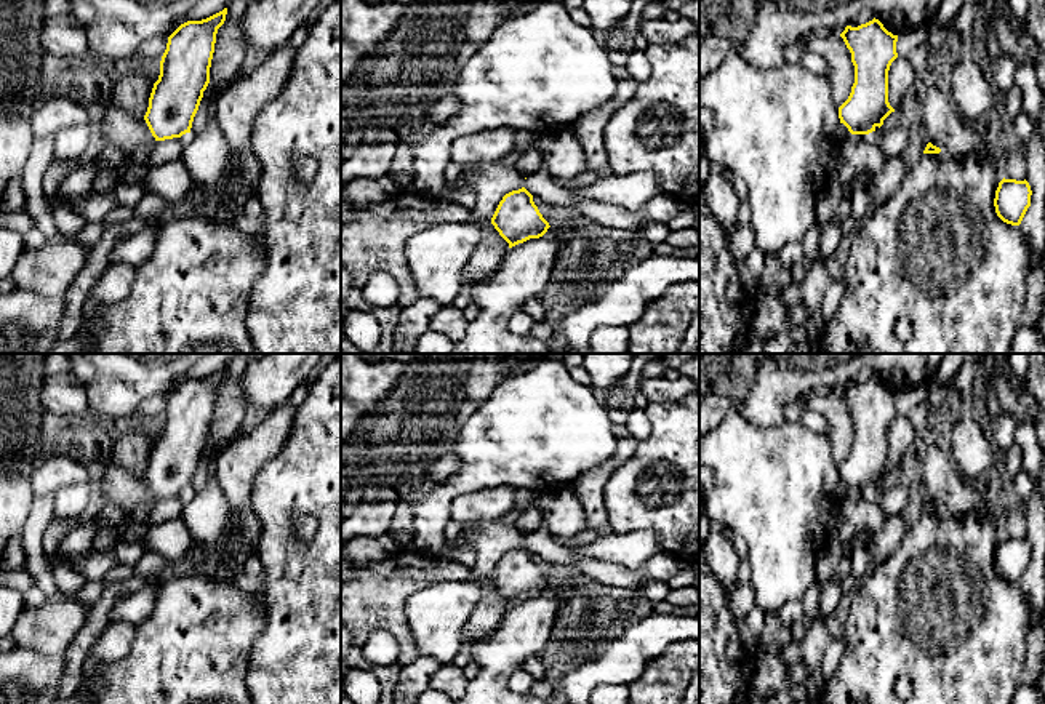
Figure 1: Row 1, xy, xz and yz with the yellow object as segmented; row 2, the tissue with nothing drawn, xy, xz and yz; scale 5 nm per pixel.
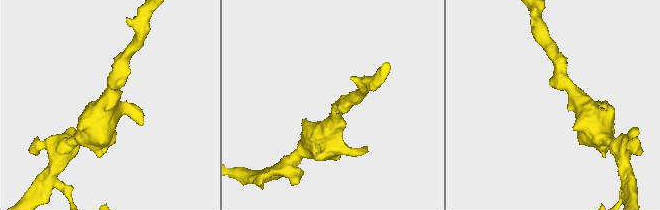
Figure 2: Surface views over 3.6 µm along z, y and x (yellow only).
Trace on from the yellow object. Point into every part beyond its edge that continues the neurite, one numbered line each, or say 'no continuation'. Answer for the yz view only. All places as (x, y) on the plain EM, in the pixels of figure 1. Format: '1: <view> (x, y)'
no continuation

